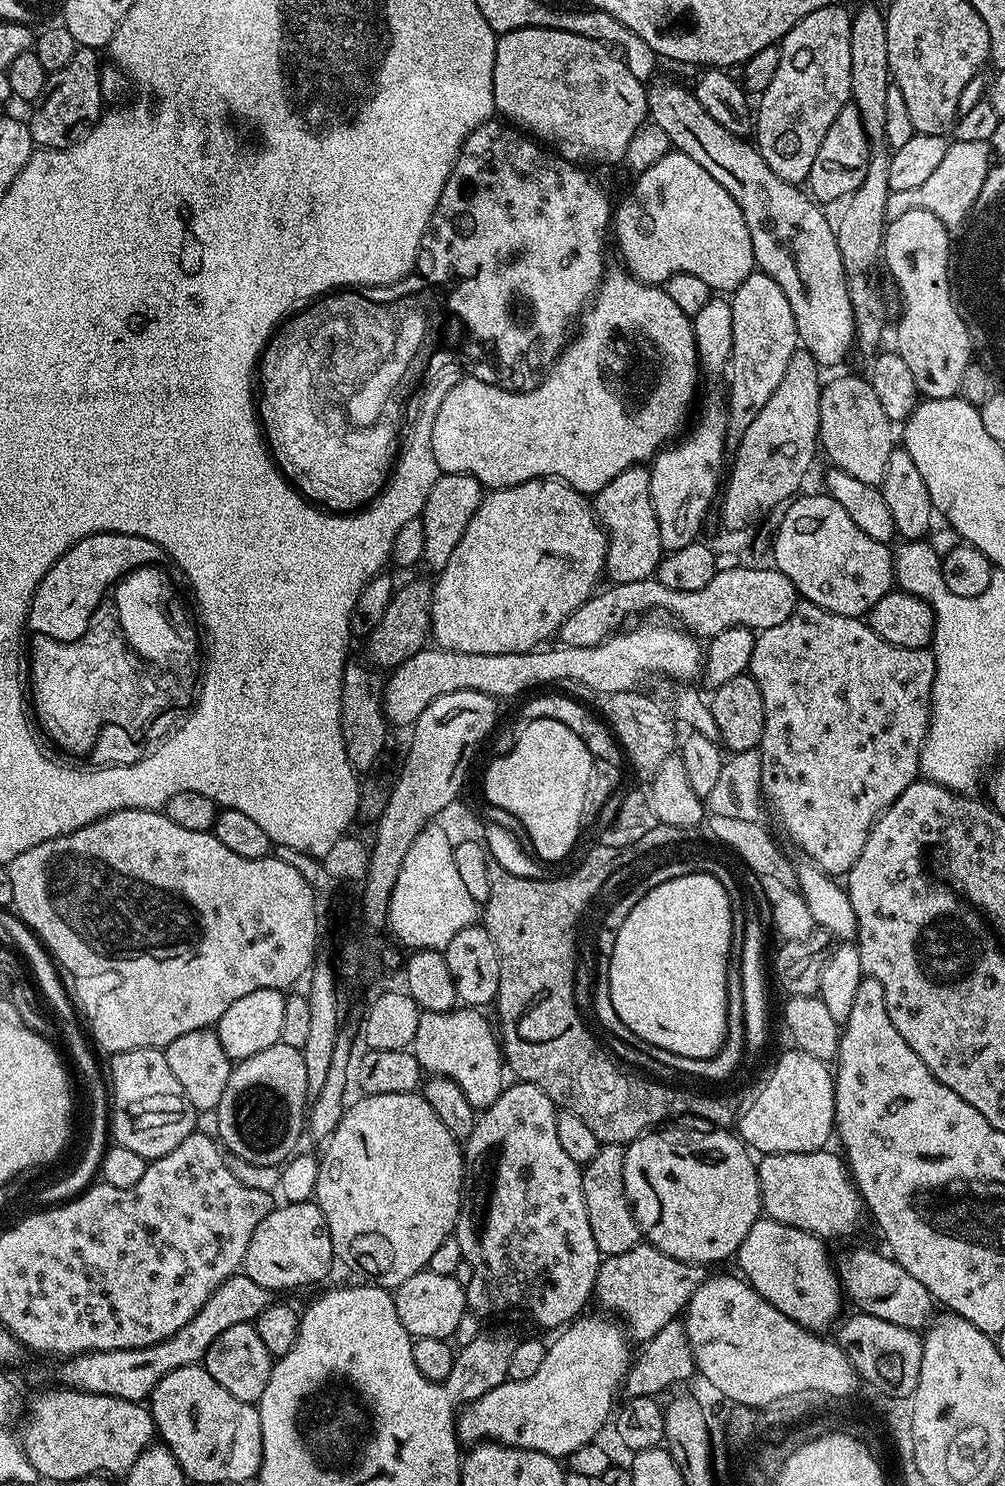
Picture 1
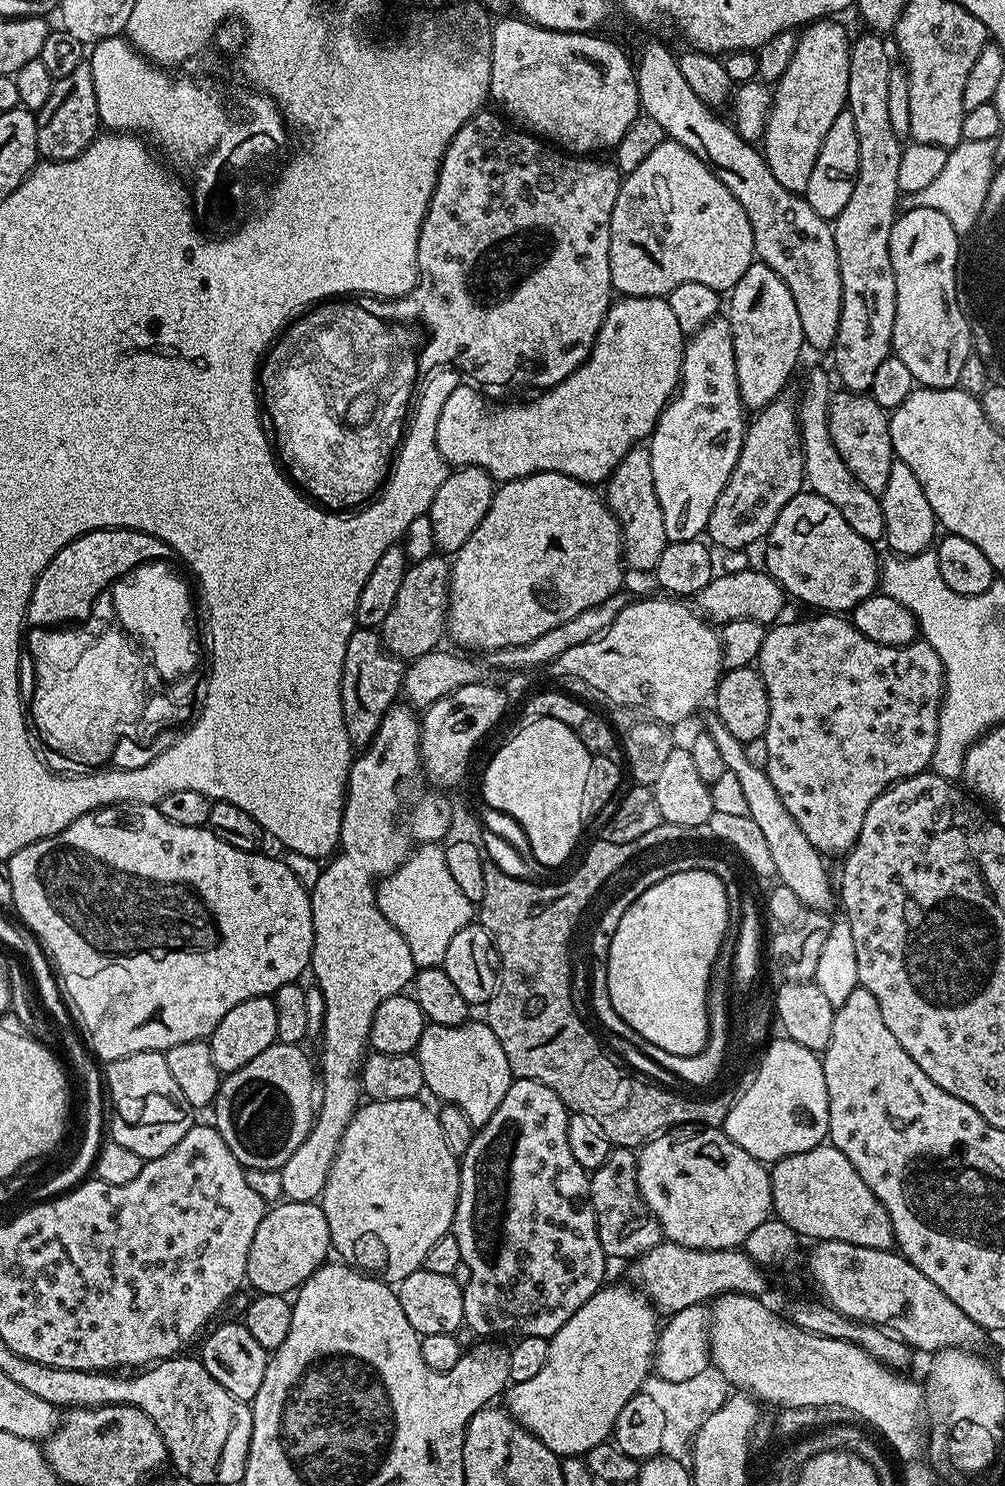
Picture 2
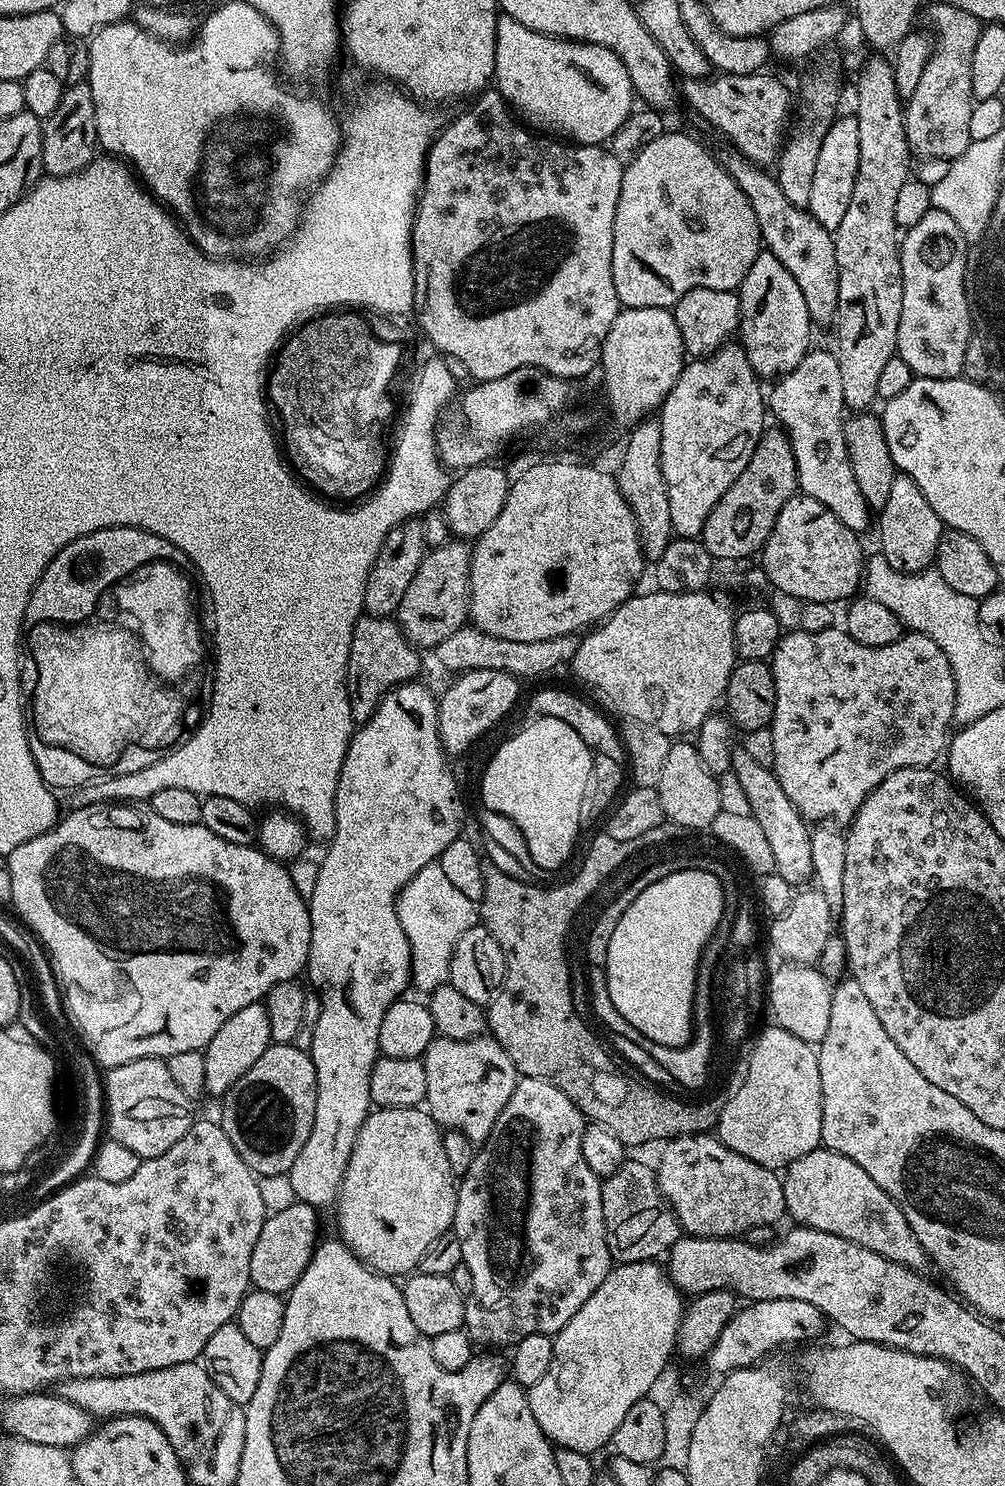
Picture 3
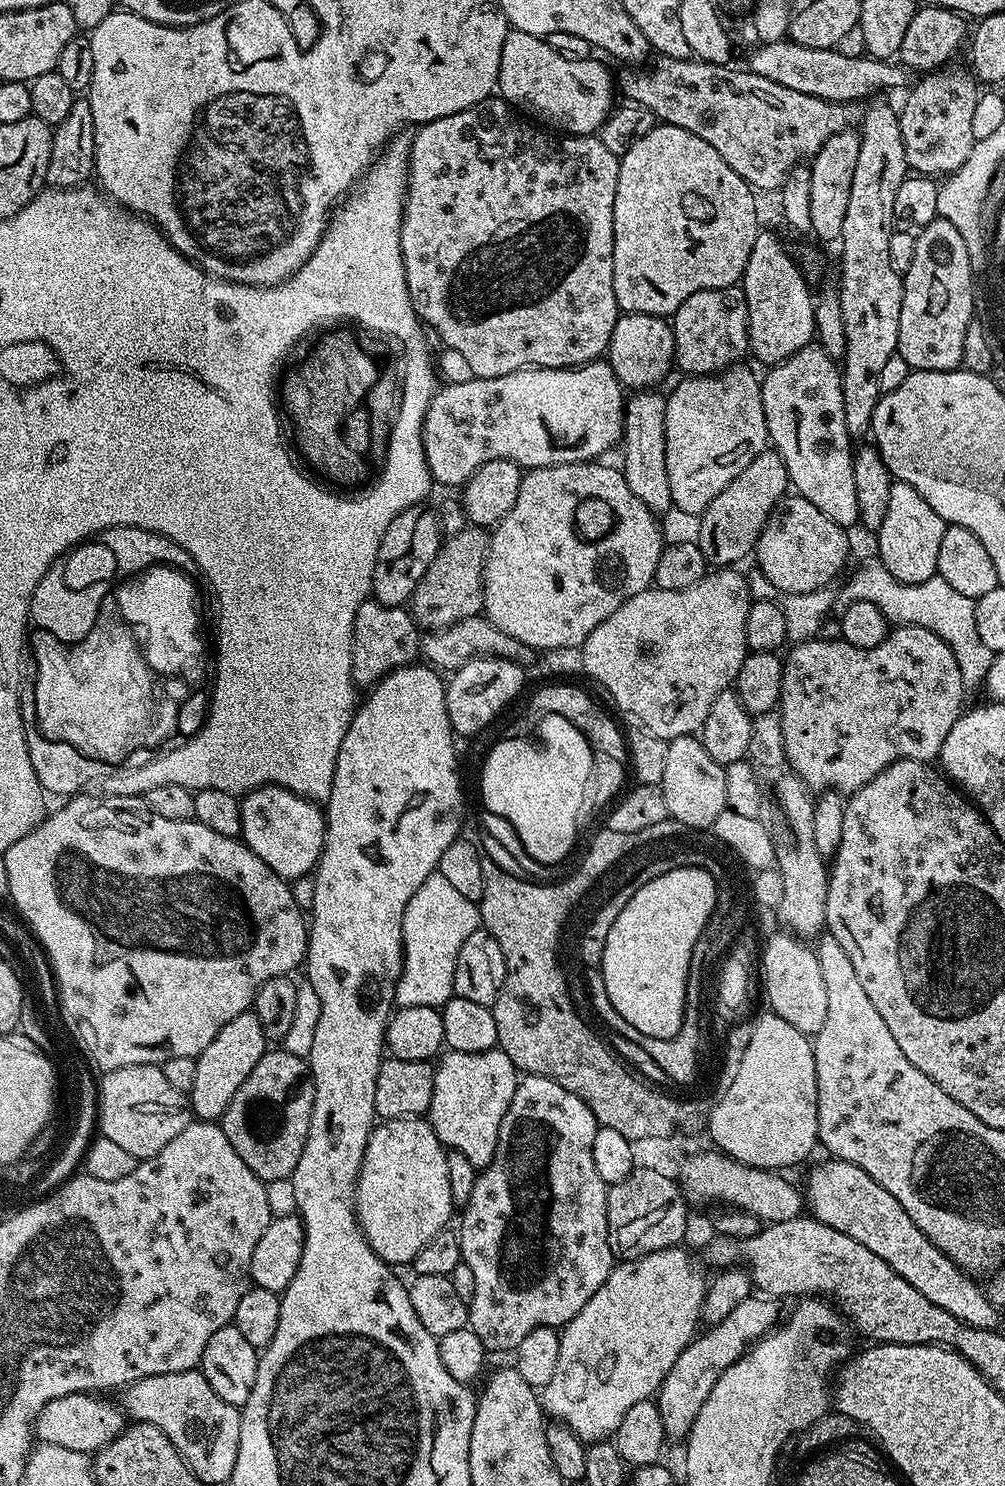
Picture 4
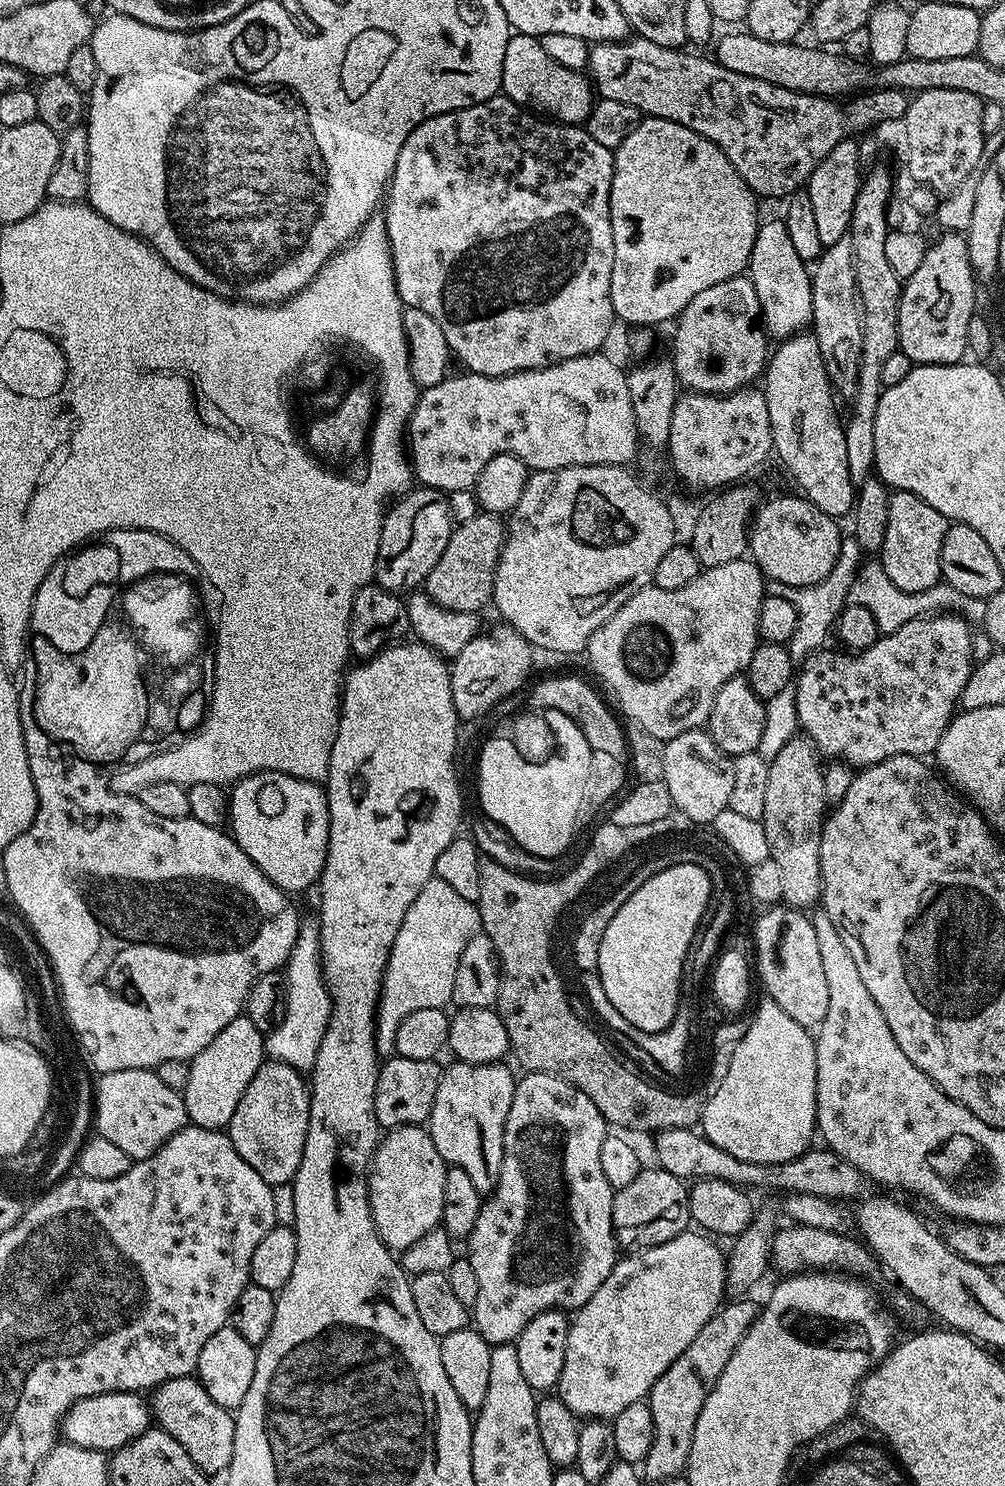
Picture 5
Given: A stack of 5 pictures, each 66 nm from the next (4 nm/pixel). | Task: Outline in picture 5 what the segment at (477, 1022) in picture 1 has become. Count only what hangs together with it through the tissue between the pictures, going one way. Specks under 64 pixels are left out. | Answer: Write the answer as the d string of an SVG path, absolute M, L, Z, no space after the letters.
M452 1062L440 1073L438 1094L434 1094L432 1113L428 1115L426 1127L438 1154L442 1154L445 1165L461 1168L471 1180L474 1187L482 1194L491 1194L496 1189L498 1174L502 1170L504 1153L504 1131L506 1114L510 1114L510 1102L514 1102L514 1090L517 1077L507 1068L507 1063L495 1064L461 1064Z

